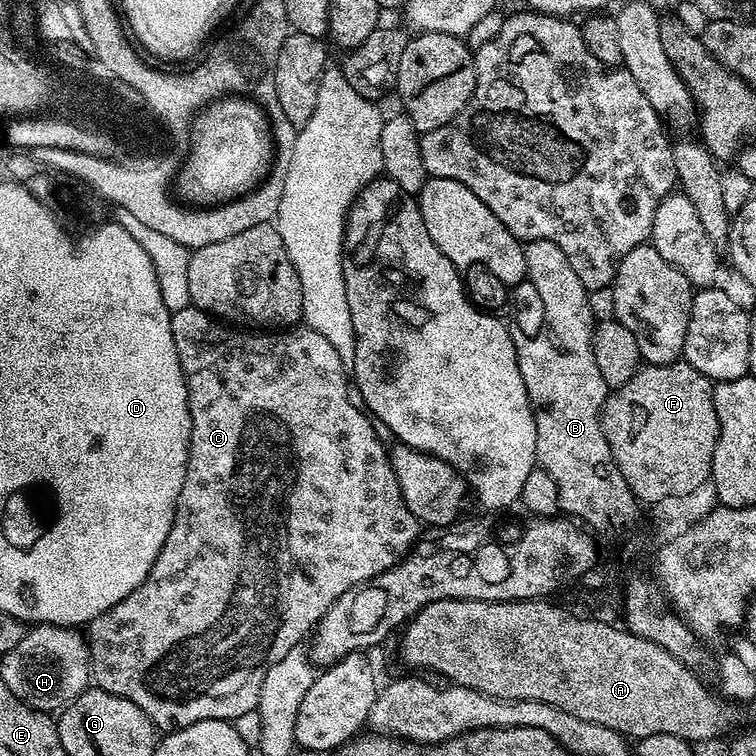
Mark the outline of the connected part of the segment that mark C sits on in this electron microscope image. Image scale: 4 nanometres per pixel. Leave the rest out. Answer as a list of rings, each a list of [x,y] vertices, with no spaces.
[[[189,306],[172,313],[170,334],[174,334],[174,350],[178,350],[178,362],[182,366],[182,374],[188,387],[188,409],[192,419],[186,478],[182,482],[182,490],[178,494],[174,522],[170,526],[170,534],[166,534],[166,542],[162,542],[162,550],[158,550],[158,558],[154,558],[154,566],[150,566],[150,574],[146,574],[146,578],[135,590],[130,594],[126,594],[126,598],[122,598],[122,602],[110,606],[110,610],[98,614],[98,618],[94,618],[86,626],[88,661],[92,671],[90,677],[91,683],[95,687],[101,688],[103,692],[118,694],[122,698],[134,702],[134,706],[138,706],[138,710],[142,710],[142,714],[146,714],[146,718],[150,718],[152,727],[164,734],[176,732],[180,728],[190,726],[194,722],[206,722],[207,720],[235,722],[241,718],[242,714],[255,712],[258,706],[258,694],[262,690],[262,678],[266,678],[266,670],[270,670],[270,666],[274,666],[274,662],[286,658],[286,654],[290,654],[290,650],[301,643],[300,639],[304,635],[307,637],[315,629],[321,618],[324,617],[324,611],[338,598],[342,598],[342,594],[346,594],[348,588],[352,588],[356,584],[365,584],[367,580],[373,580],[375,576],[390,570],[397,562],[403,560],[412,551],[413,544],[416,543],[422,532],[416,515],[410,511],[402,498],[400,487],[398,486],[398,478],[392,469],[389,449],[387,447],[384,449],[384,444],[380,441],[379,434],[376,433],[377,425],[373,423],[369,413],[353,397],[353,401],[348,397],[348,388],[350,392],[349,373],[342,366],[342,358],[338,358],[334,346],[330,346],[330,341],[322,338],[322,334],[318,334],[318,330],[307,326],[293,326],[283,330],[237,330],[235,327],[209,316],[202,309]]]

